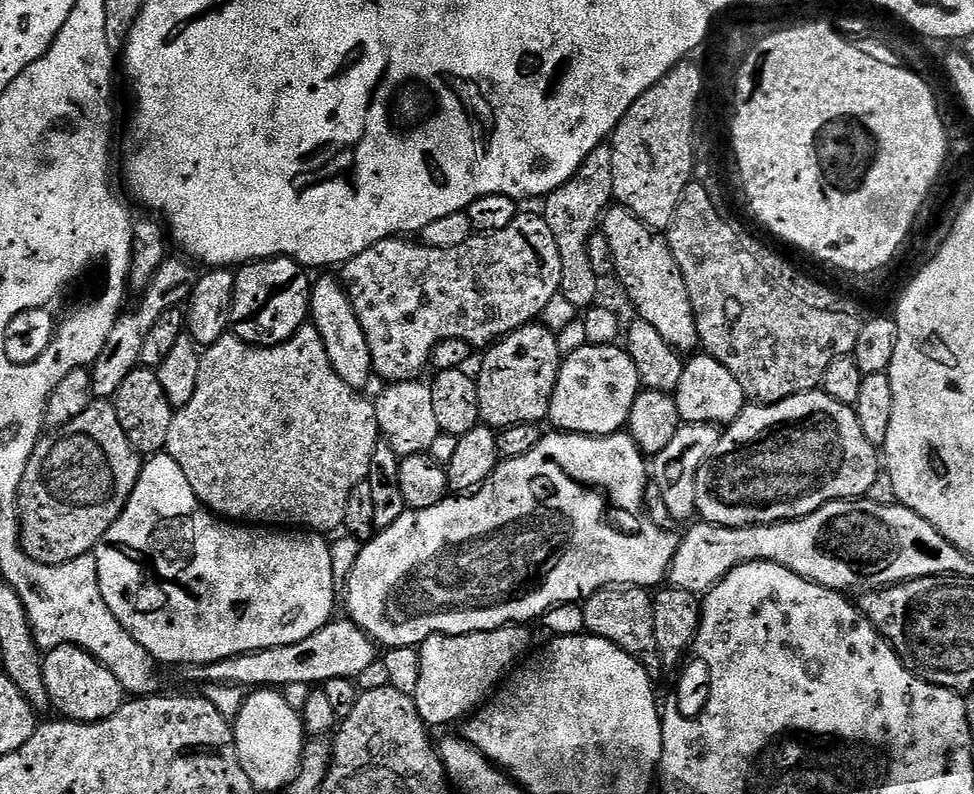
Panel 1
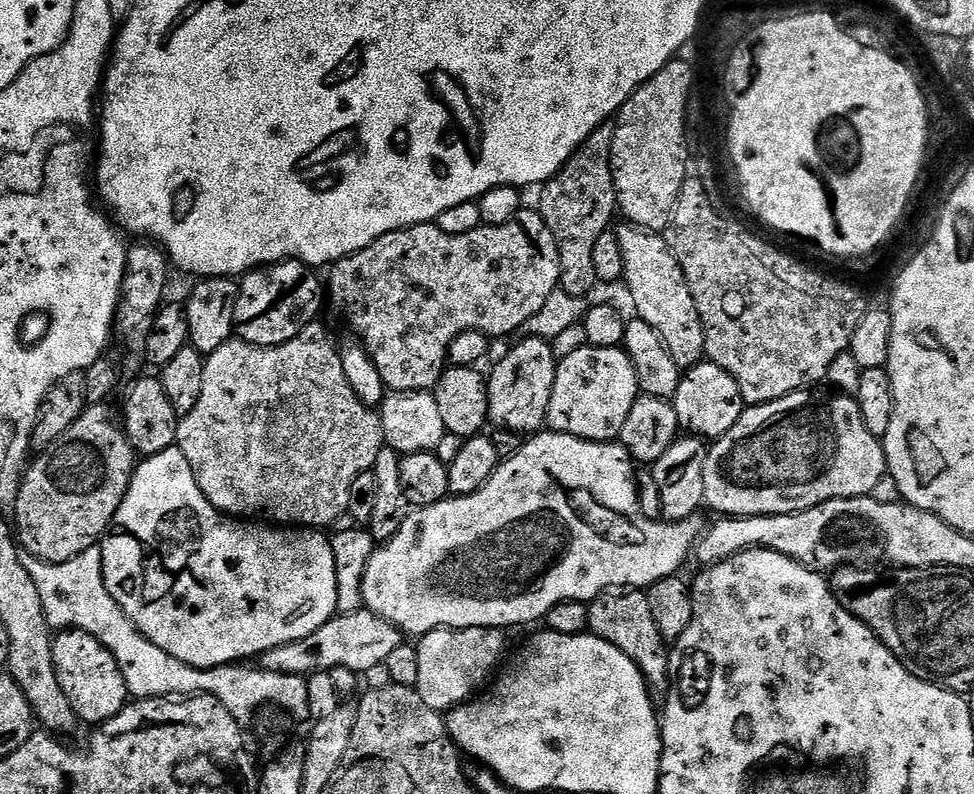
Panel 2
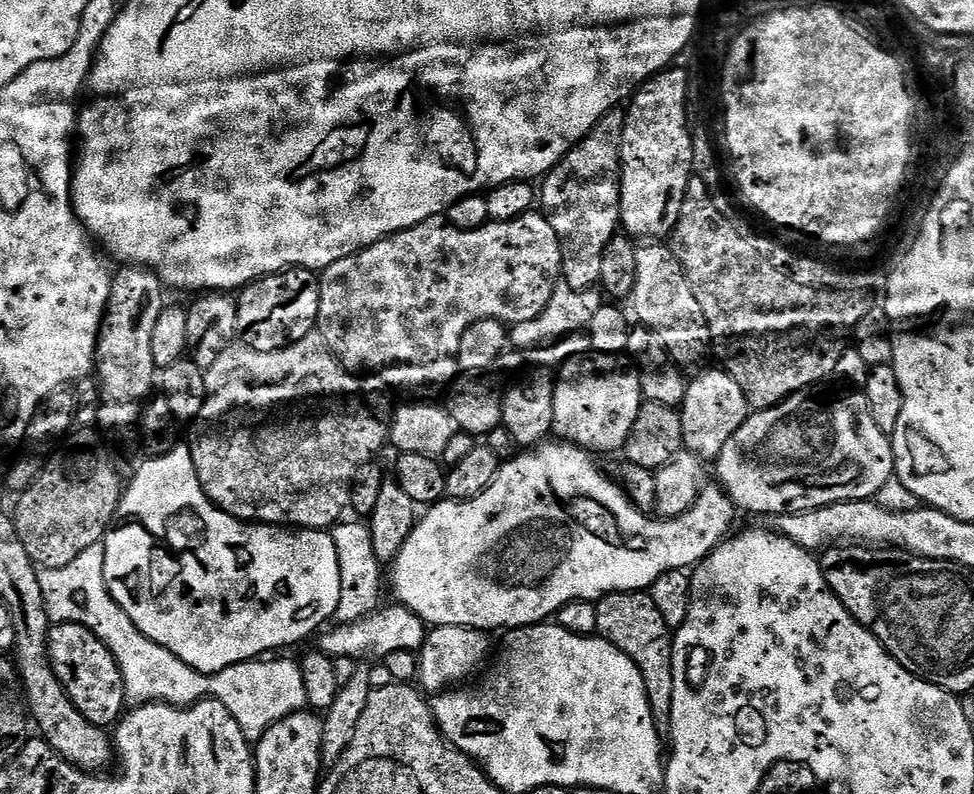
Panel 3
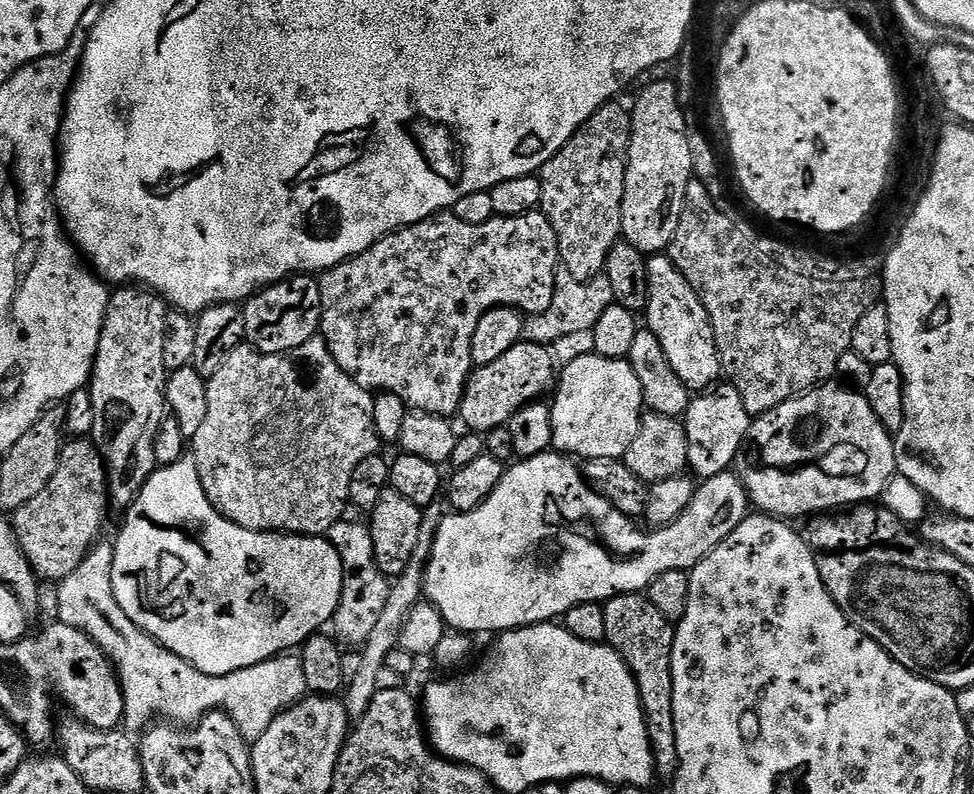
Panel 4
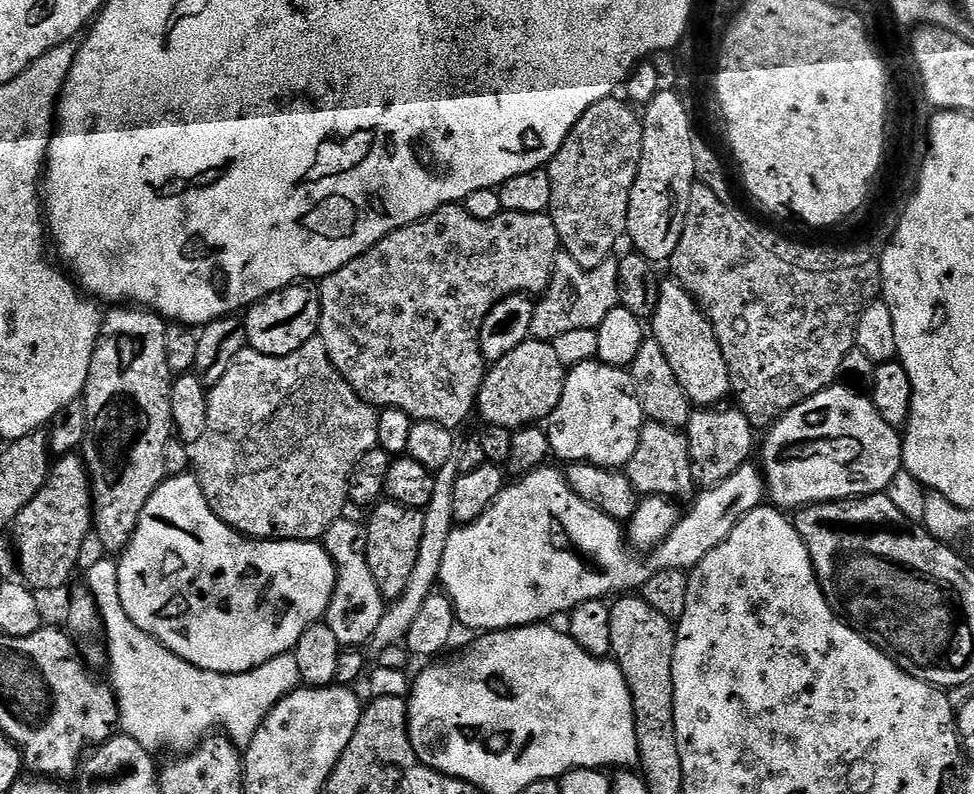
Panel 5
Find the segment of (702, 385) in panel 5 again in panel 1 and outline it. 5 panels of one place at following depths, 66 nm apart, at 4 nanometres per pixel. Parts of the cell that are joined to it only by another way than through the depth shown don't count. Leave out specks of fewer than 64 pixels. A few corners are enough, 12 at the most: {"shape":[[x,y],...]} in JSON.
{"shape":[[623,206],[602,233],[639,319],[681,354],[701,347],[667,239]]}

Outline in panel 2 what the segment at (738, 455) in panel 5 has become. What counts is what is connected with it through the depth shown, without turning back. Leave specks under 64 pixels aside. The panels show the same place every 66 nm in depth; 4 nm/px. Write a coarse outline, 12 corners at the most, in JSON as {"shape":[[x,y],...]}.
{"shape":[[711,362],[681,375],[681,429],[715,442],[746,407],[735,378]]}

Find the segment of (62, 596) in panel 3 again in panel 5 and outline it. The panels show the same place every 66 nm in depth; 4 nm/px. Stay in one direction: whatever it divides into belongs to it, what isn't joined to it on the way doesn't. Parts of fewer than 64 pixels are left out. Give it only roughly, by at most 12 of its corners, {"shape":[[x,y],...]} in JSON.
{"shape":[[117,561],[86,586],[108,641],[119,731],[187,754],[237,748],[301,687],[289,654],[204,672],[126,614]]}

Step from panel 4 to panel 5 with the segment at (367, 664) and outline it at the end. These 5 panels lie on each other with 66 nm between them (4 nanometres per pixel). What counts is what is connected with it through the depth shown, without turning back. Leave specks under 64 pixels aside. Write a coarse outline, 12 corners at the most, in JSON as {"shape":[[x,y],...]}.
{"shape":[[458,462],[435,469],[422,509],[418,562],[370,643],[403,645],[422,602],[437,591],[446,541],[456,524]]}

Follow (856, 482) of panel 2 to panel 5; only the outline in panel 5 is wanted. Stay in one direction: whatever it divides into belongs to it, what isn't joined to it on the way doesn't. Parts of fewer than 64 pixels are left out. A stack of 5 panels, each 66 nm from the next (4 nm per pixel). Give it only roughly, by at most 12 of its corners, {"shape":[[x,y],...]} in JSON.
{"shape":[[837,382],[763,433],[781,510],[883,493],[901,433]]}

